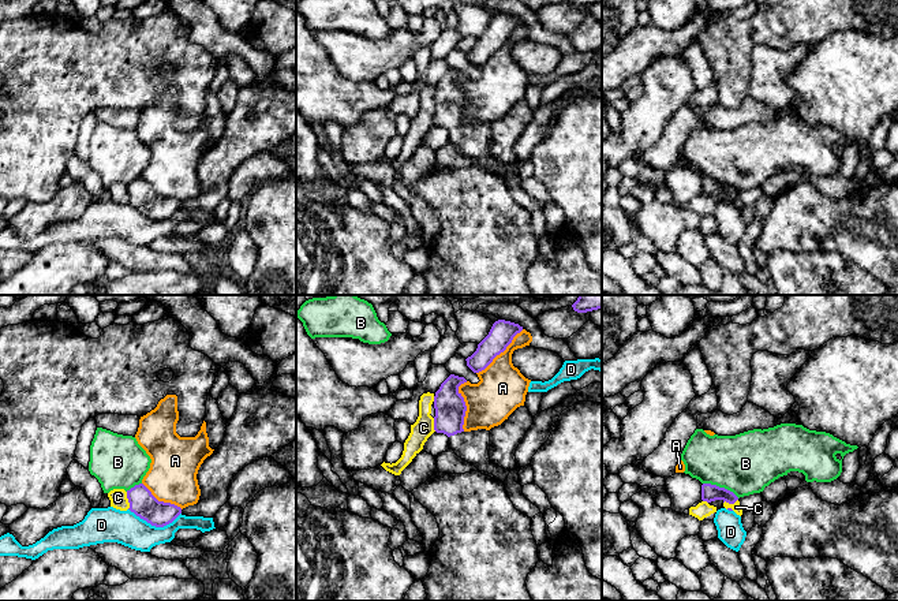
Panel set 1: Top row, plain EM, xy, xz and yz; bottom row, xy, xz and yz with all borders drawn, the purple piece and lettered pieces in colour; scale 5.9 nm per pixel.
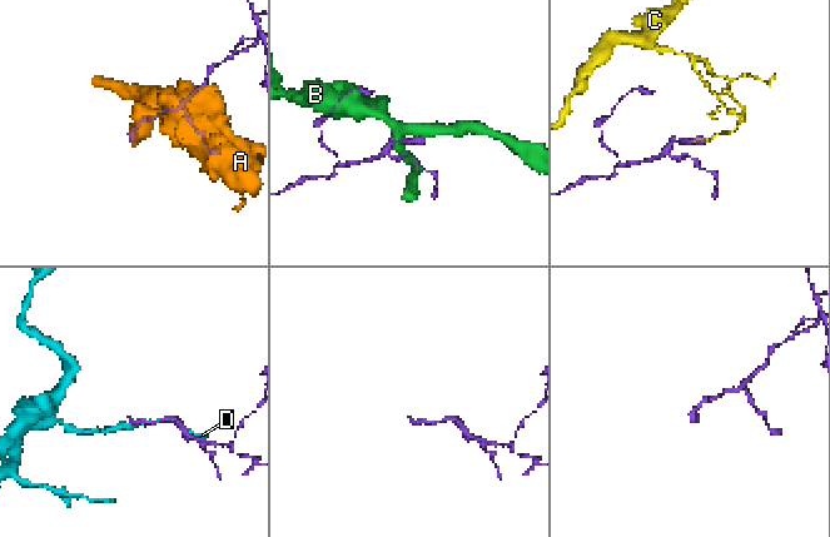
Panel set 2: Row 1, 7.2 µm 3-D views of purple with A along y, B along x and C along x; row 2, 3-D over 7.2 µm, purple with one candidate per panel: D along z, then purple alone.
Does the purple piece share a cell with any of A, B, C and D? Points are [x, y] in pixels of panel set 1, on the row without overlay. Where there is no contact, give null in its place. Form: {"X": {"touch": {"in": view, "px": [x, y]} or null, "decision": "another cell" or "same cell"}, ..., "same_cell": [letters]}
{"A": {"touch": {"in": "xz", "px": [464, 99]}, "decision": "another cell"}, "B": {"touch": {"in": "yz", "px": [721, 182]}, "decision": "another cell"}, "C": {"touch": {"in": "xy", "px": [128, 194]}, "decision": "another cell"}, "D": {"touch": {"in": "xy", "px": [154, 219]}, "decision": "another cell"}, "same_cell": []}

